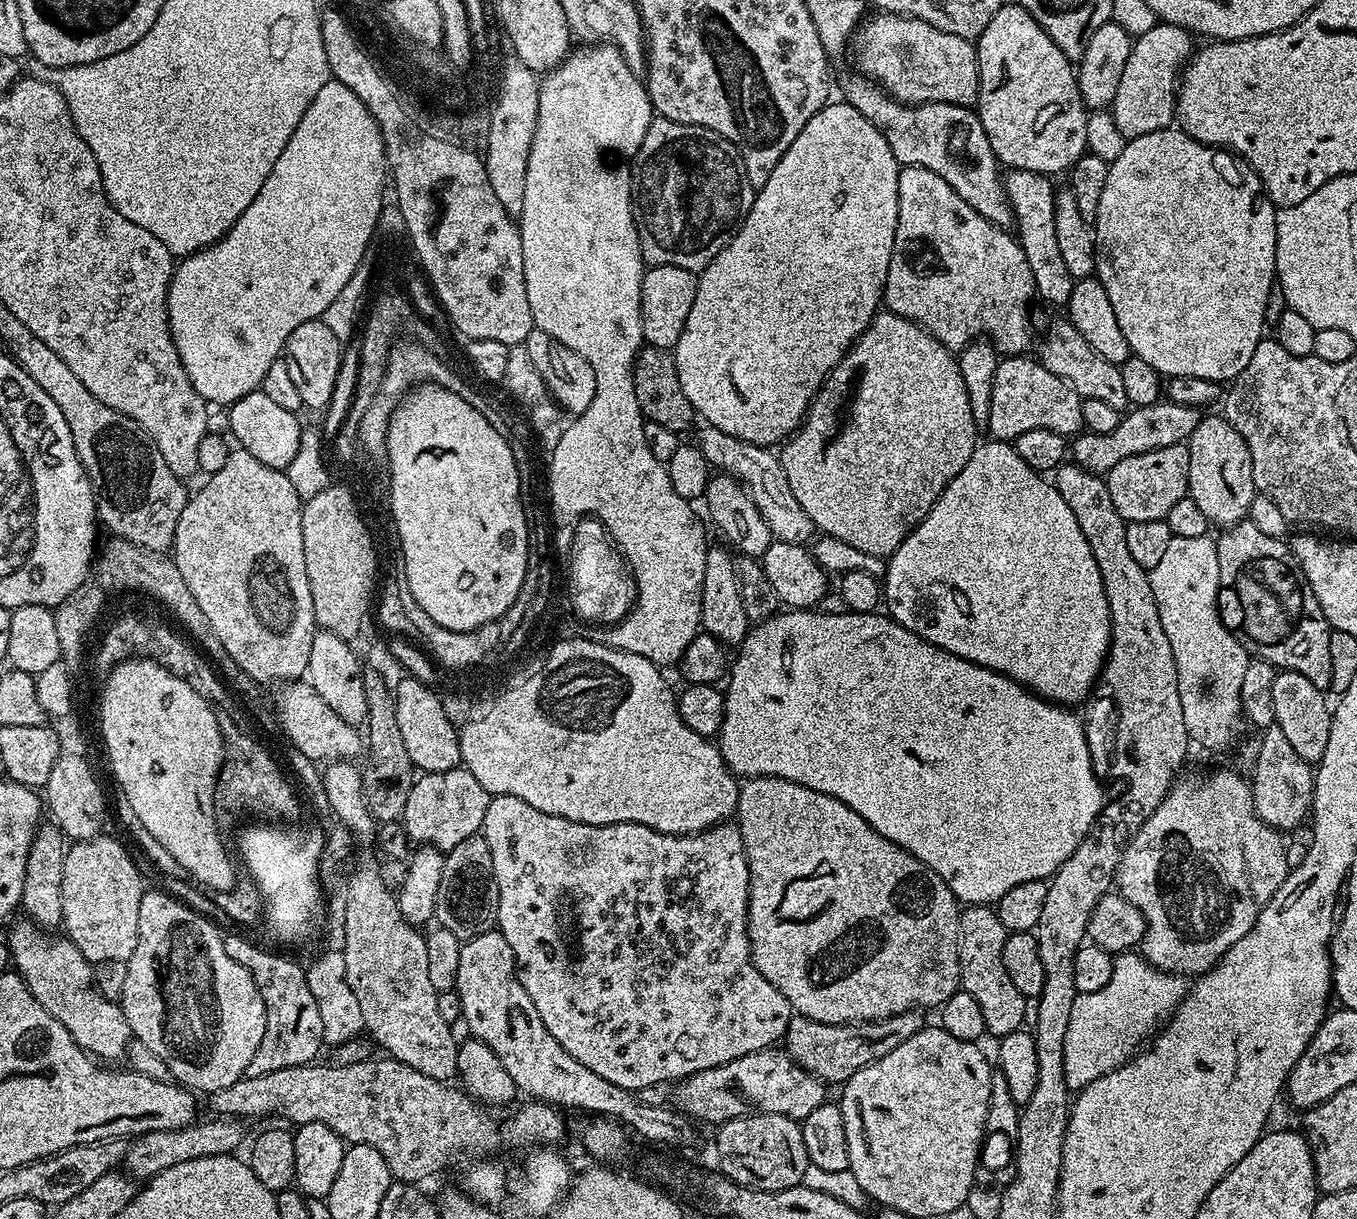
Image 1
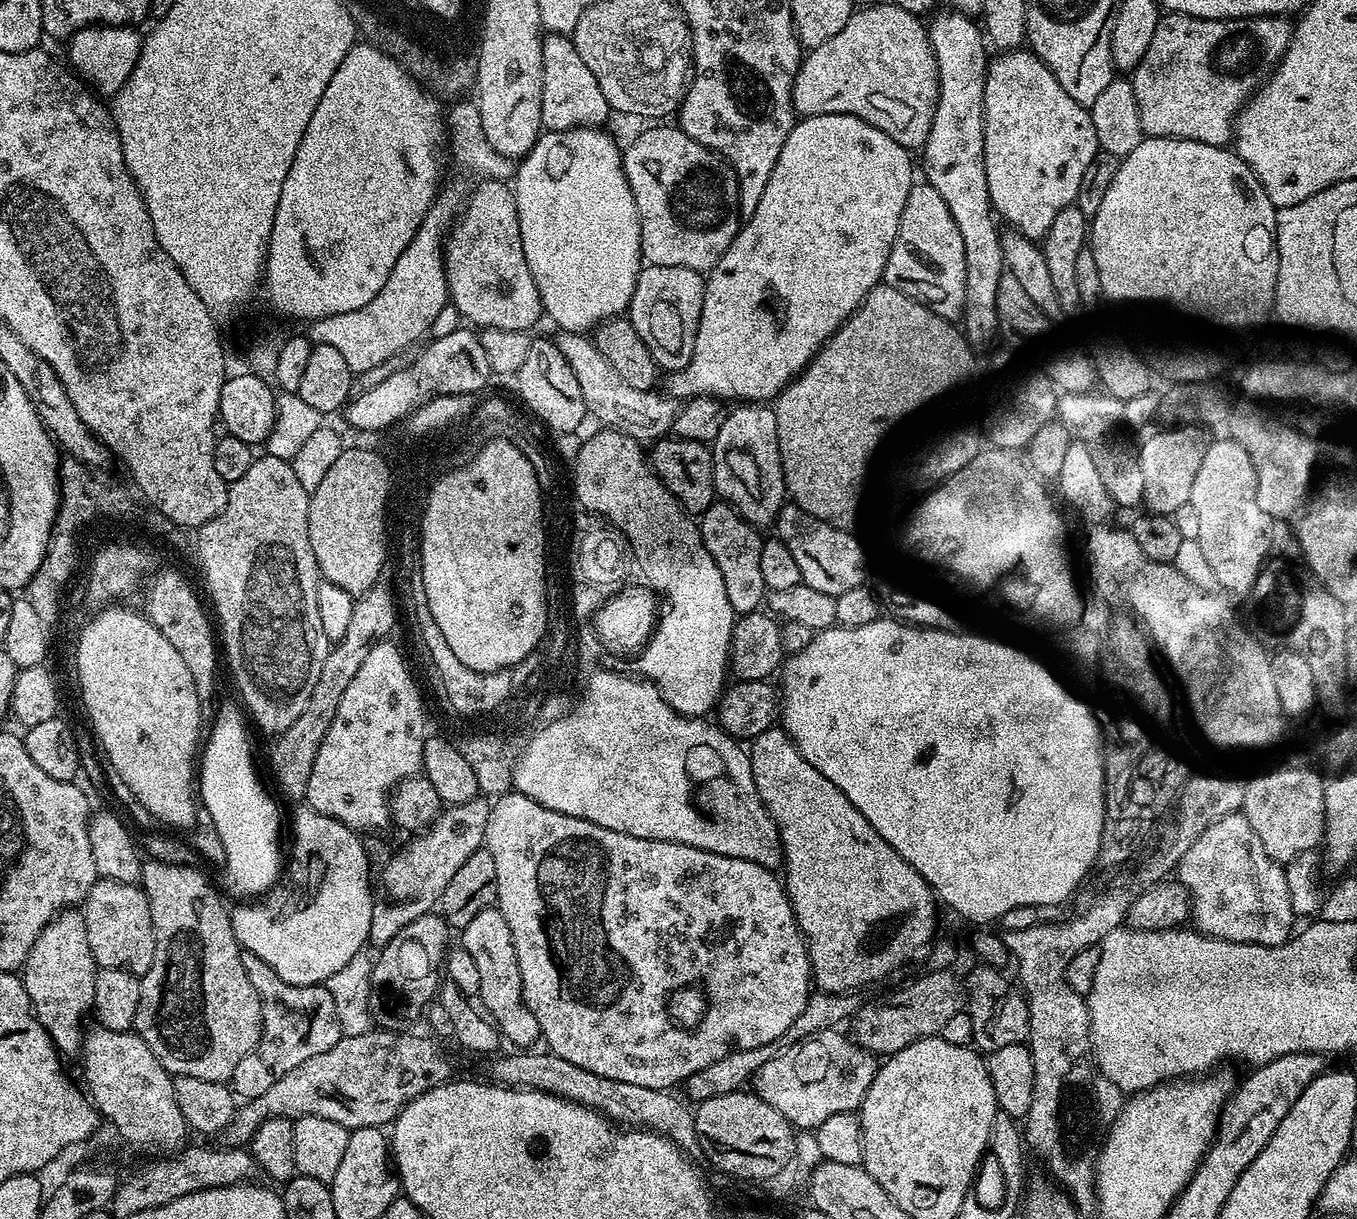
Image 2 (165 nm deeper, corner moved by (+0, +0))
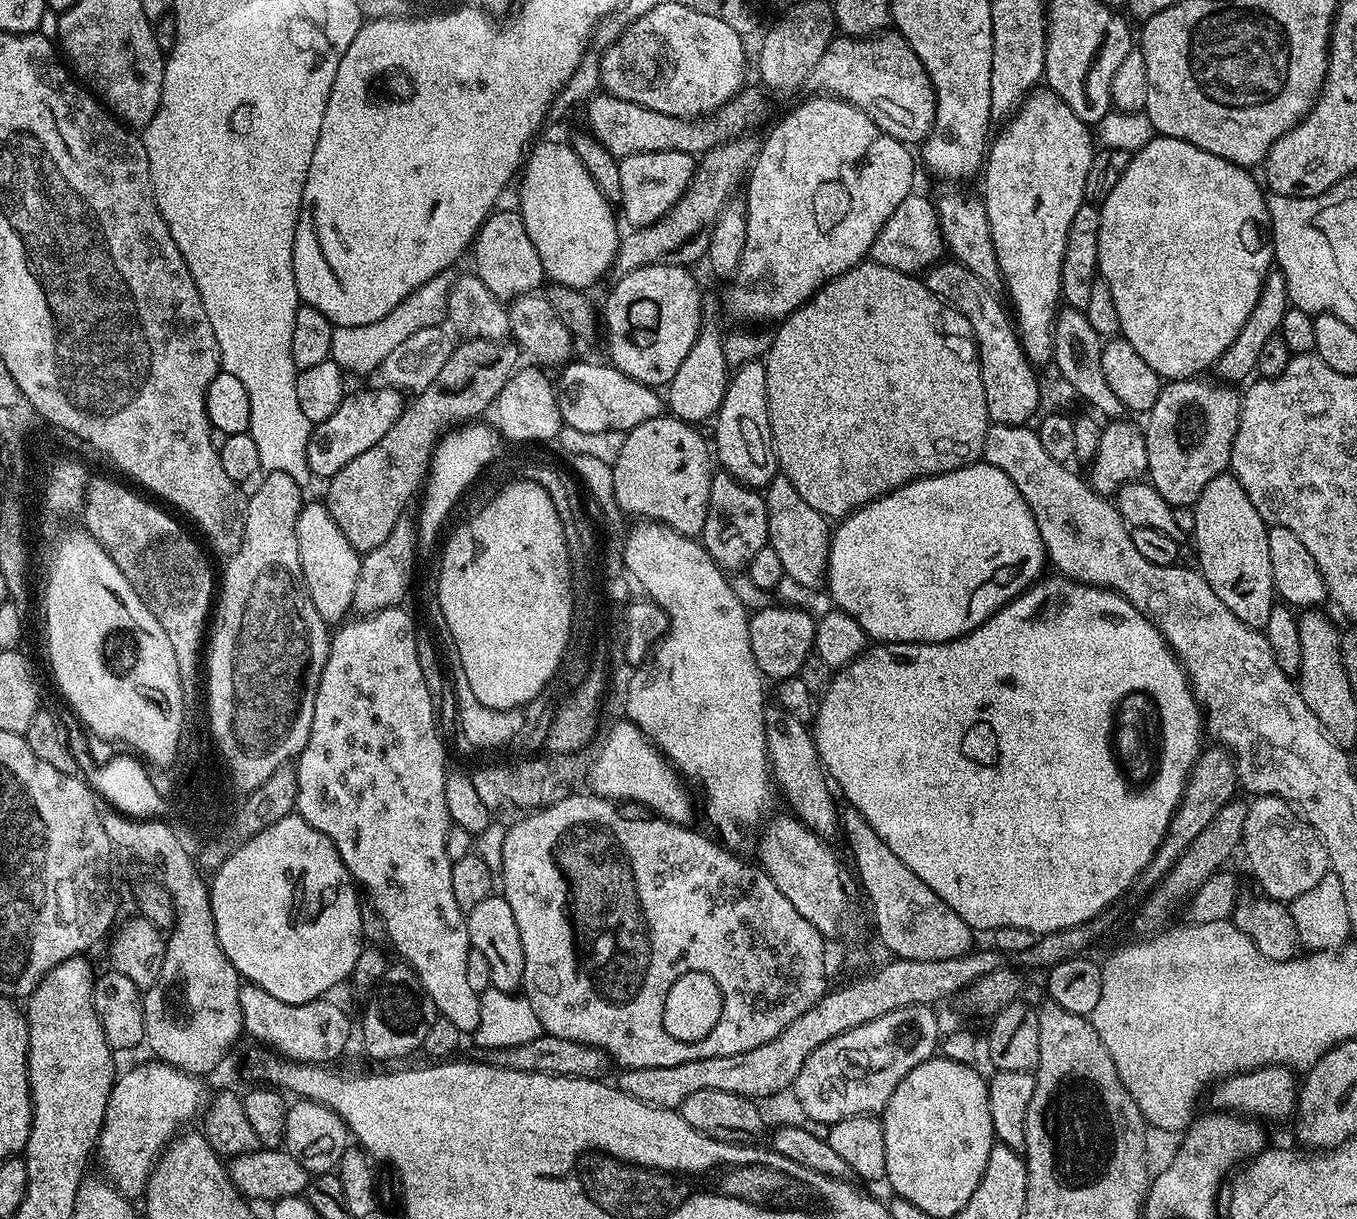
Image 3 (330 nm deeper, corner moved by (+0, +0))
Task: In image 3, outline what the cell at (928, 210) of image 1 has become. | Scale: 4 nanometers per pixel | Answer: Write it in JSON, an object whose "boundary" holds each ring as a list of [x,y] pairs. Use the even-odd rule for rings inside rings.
{"boundary":[[[913,194],[904,199],[902,206],[898,206],[898,210],[894,210],[894,214],[890,214],[890,218],[882,226],[878,238],[872,243],[870,260],[874,264],[896,268],[899,272],[920,274],[937,263],[945,252],[946,245],[935,203],[924,196]]]}

